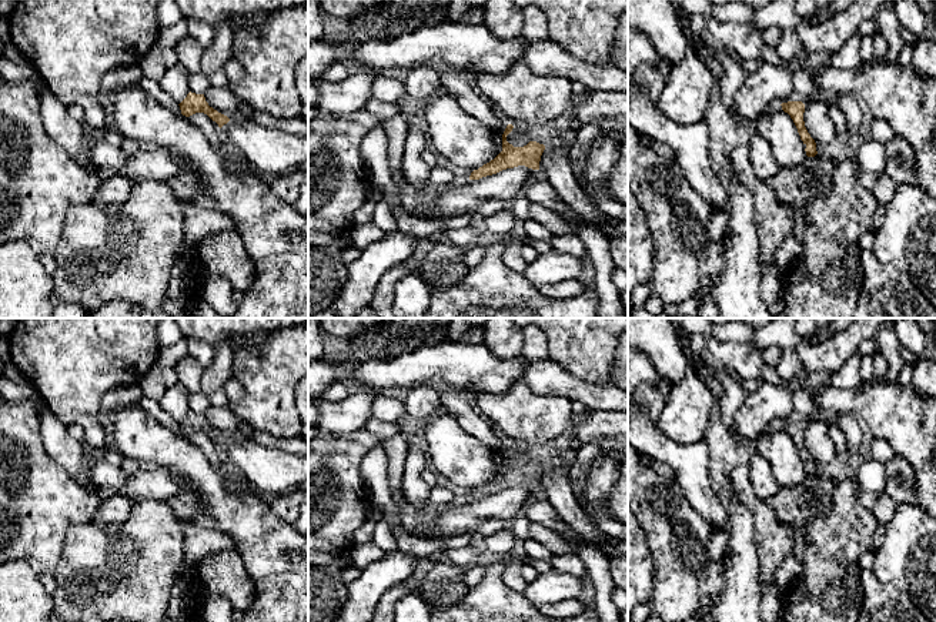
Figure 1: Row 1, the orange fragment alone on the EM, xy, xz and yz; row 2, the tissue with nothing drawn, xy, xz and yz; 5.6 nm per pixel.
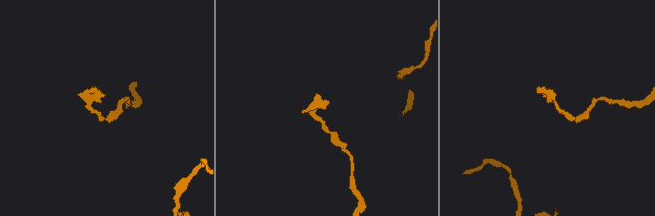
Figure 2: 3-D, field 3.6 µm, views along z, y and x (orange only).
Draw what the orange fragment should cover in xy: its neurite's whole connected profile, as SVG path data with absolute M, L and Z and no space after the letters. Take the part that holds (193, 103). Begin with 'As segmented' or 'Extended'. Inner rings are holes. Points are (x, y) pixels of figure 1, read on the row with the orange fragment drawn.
As segmented. M190 91L178 106L183 116L190 117L195 113L204 113L213 121L215 121L220 128L230 121L227 116L218 113L217 110L208 106L204 94L195 94Z

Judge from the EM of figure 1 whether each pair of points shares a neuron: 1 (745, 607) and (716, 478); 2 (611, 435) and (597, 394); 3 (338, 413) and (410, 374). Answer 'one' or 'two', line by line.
1: one
2: two
3: two

